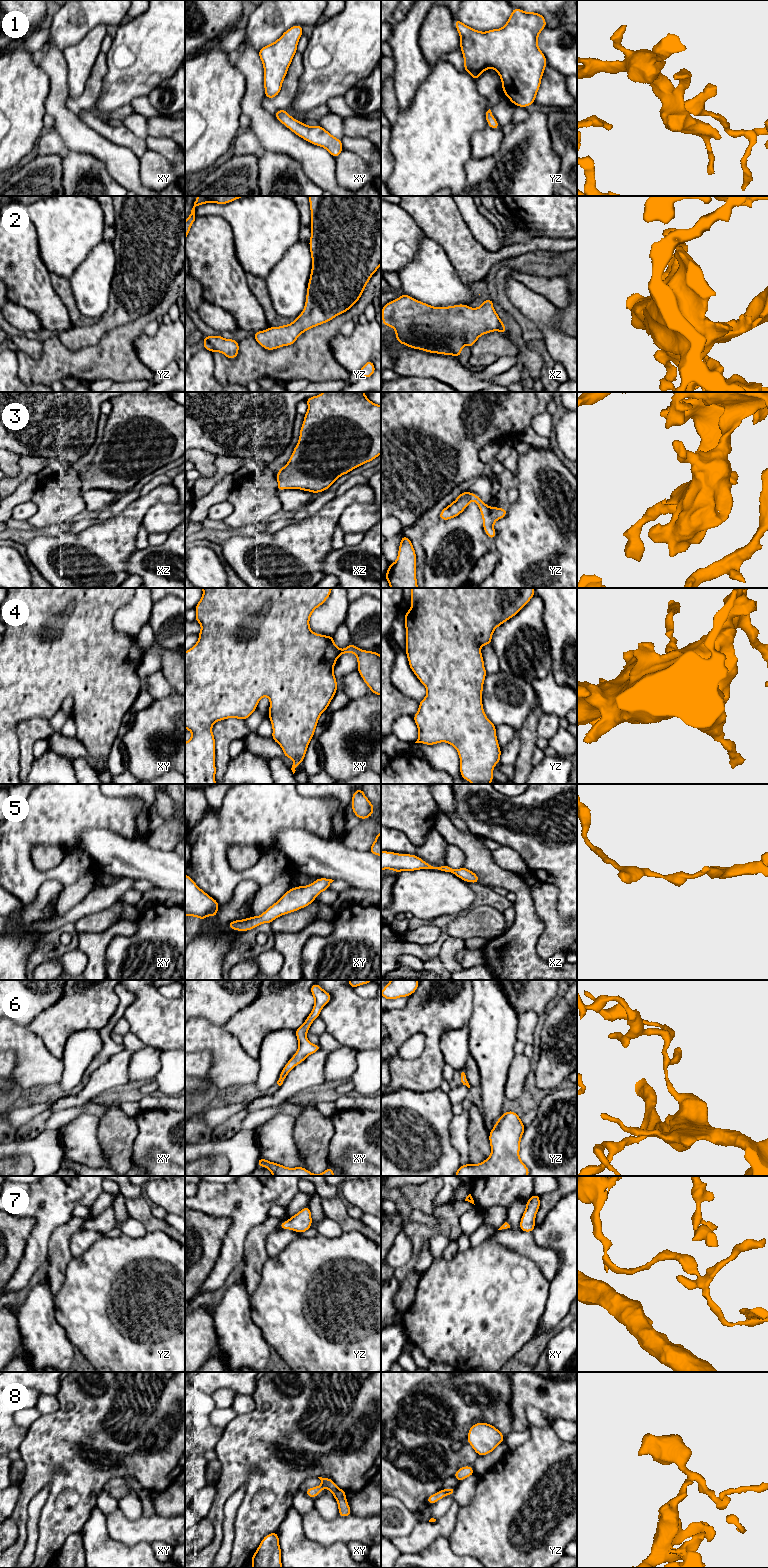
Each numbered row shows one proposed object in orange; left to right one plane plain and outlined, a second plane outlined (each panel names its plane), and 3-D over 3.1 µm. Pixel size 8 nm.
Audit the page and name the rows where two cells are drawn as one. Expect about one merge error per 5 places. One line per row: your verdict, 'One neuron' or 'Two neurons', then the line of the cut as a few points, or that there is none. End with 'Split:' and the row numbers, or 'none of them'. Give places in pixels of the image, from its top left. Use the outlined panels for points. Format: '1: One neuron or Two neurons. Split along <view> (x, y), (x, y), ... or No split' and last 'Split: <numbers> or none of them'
1: One neuron. No split
2: One neuron. No split
3: One neuron. No split
4: One neuron. No split
5: One neuron. No split
6: One neuron. No split
7: One neuron. No split
8: One neuron. No split
Split: none of them

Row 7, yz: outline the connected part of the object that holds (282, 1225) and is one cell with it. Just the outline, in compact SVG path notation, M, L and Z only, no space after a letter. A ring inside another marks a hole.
M309 1206L304 1207L286 1222L279 1224L281 1229L289 1229L298 1233L306 1232L312 1226L311 1210Z

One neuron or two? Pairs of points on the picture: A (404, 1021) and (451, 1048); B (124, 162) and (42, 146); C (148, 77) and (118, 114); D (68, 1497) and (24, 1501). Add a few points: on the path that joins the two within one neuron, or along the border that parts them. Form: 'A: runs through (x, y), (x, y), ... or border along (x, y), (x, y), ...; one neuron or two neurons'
A: border along (460, 1028), (447, 1030), (441, 1038), (445, 1063); two neurons
B: border along (54, 129), (59, 135), (65, 150); two neurons
C: border along (129, 104), (122, 105), (109, 113), (103, 114); two neurons
D: runs through (56, 1485), (51, 1480), (41, 1480), (32, 1489); one neuron

